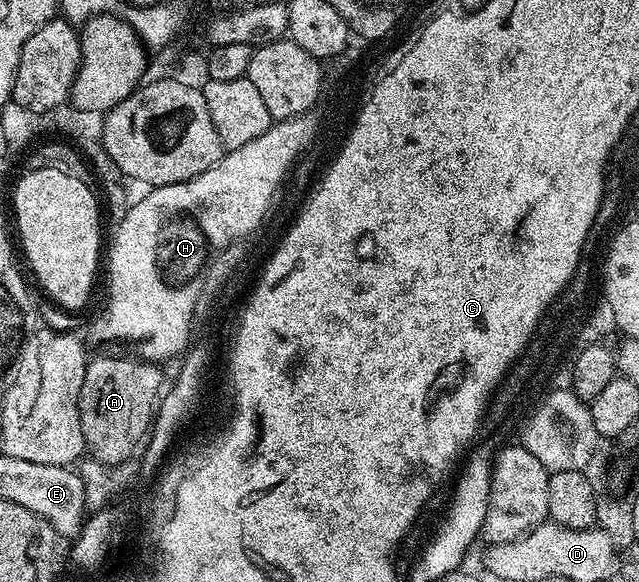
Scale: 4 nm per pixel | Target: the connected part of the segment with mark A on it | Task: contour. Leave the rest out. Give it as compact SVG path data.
M102 361L98 369L91 368L86 374L88 391L78 398L80 423L86 448L100 464L111 466L124 463L133 458L147 440L151 417L156 409L154 380L158 373L153 364L137 364L133 365L130 361Z

